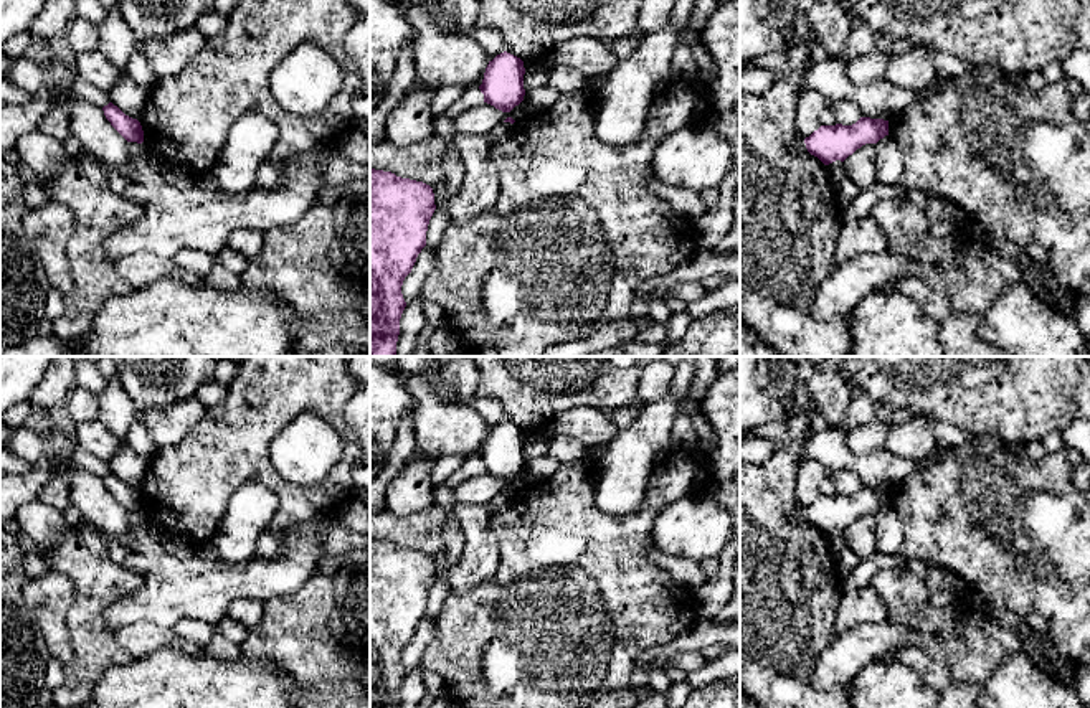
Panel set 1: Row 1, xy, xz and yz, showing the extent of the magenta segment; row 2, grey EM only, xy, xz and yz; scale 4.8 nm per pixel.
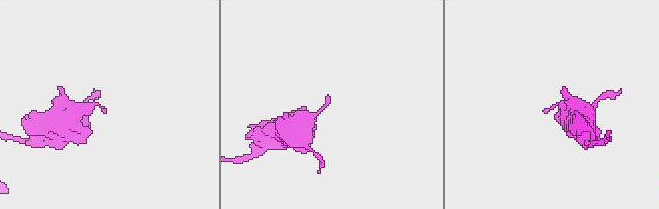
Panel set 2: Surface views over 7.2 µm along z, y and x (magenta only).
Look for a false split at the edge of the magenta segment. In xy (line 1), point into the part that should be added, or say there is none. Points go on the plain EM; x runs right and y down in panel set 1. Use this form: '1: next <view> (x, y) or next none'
1: next none

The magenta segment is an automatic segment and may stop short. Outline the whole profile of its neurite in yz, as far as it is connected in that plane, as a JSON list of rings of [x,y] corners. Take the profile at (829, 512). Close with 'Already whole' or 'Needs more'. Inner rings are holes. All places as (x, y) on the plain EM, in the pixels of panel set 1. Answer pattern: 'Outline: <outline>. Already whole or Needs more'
Outline: [[[860,487],[852,495],[821,495],[804,508],[806,518],[824,535],[844,531],[865,513],[877,513],[889,505],[889,490]]]. Already whole

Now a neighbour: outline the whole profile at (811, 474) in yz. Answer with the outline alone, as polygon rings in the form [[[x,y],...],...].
[[[804,455],[798,460],[796,498],[803,508],[821,497],[826,477],[827,469],[819,460]]]

